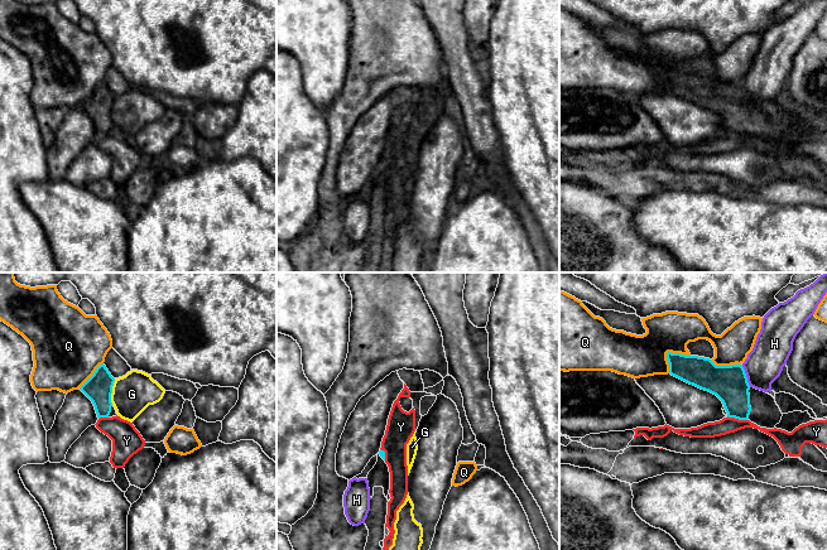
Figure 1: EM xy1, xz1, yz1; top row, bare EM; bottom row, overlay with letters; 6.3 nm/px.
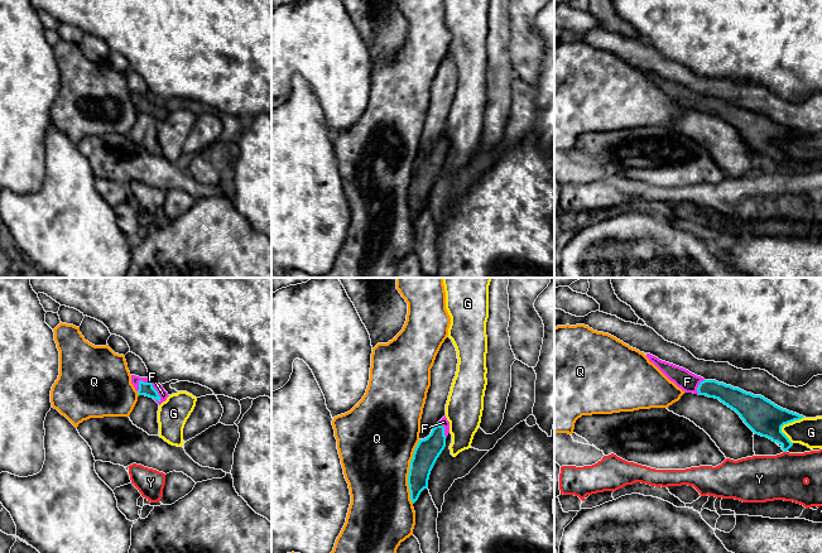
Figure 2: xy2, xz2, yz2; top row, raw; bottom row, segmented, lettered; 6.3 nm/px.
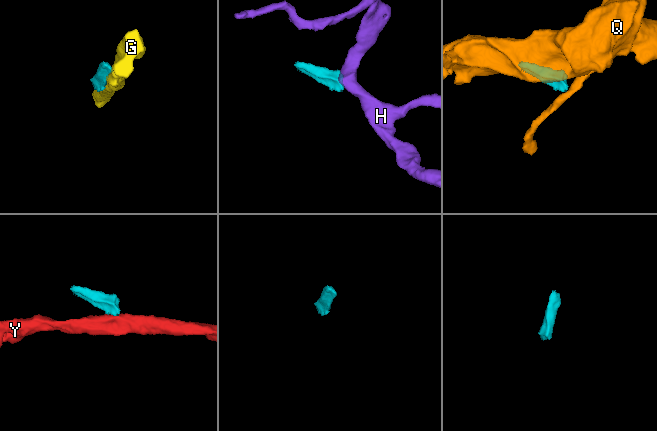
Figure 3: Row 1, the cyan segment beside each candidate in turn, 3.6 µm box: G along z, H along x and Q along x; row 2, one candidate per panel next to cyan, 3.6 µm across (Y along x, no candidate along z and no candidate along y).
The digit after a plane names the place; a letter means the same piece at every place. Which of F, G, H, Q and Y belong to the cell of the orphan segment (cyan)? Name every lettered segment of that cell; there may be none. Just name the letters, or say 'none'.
F

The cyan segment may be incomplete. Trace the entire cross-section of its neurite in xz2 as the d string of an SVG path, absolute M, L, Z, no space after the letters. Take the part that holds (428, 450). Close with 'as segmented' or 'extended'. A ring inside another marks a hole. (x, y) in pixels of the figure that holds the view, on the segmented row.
M444 415L427 438L419 439L410 461L408 475L410 500L413 504L418 500L420 492L428 489L431 471L446 447L448 433L450 422Z | extended

